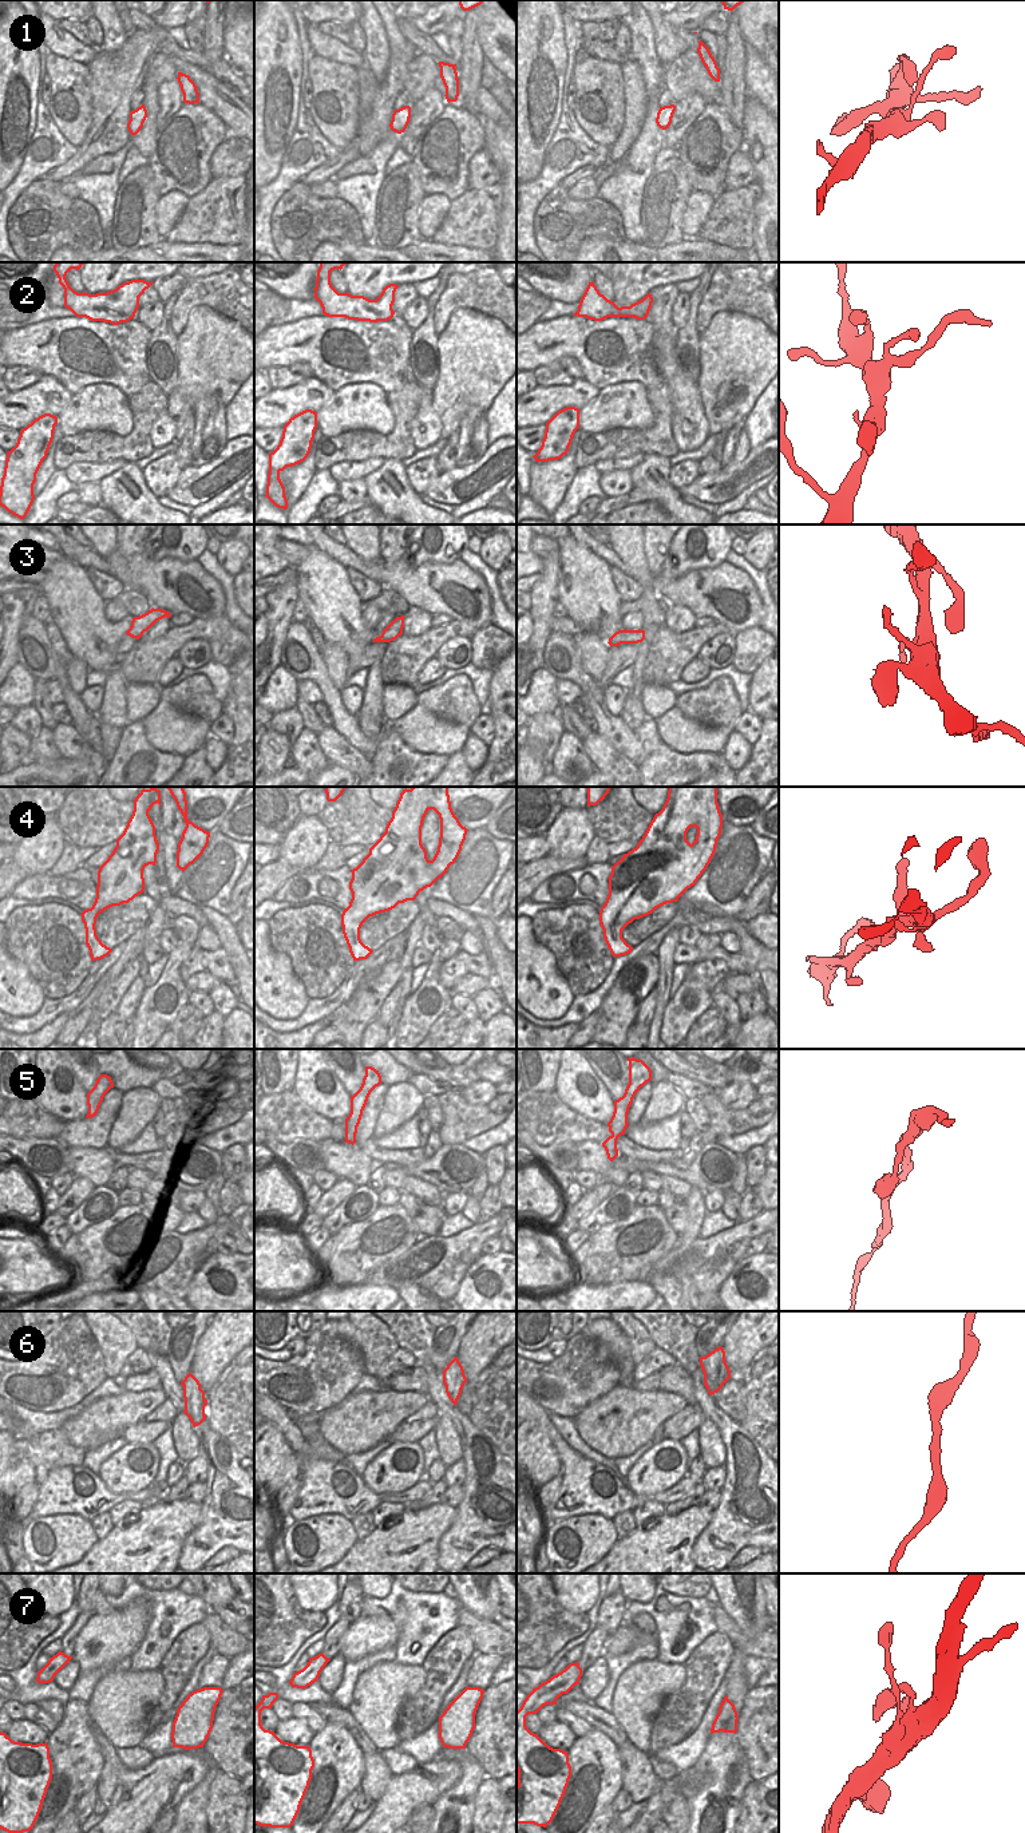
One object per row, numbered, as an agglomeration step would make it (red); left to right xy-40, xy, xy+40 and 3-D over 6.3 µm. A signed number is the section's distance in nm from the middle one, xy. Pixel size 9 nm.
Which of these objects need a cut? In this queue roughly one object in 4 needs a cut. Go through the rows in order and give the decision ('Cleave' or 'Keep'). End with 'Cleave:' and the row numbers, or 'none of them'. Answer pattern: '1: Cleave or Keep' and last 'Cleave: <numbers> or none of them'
1: Keep
2: Keep
3: Keep
4: Keep
5: Keep
6: Keep
7: Keep
Cleave: none of them.

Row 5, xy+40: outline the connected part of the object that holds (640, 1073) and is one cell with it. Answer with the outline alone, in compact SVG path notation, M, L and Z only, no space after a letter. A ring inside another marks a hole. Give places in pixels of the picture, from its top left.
M634 1057L626 1060L629 1061L629 1084L624 1096L614 1101L614 1112L608 1123L612 1135L602 1143L610 1161L618 1156L617 1140L625 1135L629 1125L628 1113L636 1093L652 1080L652 1070L642 1060Z

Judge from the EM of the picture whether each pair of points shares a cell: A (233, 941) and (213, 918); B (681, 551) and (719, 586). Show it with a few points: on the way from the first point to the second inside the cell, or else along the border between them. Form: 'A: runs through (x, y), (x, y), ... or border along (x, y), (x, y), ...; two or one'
A: runs through (228, 935), (218, 923); one
B: border along (724, 561), (715, 566), (695, 567), (671, 581); two

